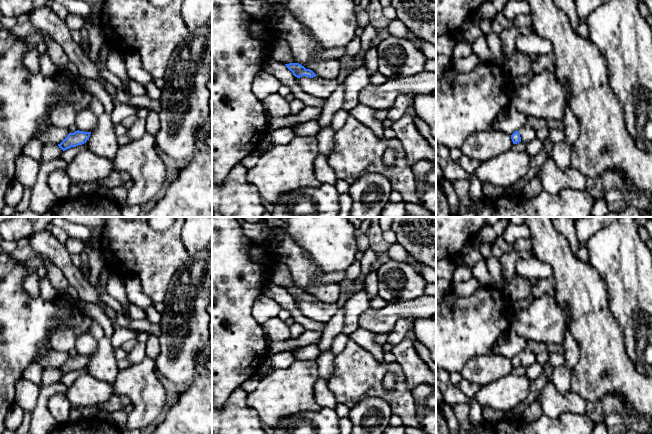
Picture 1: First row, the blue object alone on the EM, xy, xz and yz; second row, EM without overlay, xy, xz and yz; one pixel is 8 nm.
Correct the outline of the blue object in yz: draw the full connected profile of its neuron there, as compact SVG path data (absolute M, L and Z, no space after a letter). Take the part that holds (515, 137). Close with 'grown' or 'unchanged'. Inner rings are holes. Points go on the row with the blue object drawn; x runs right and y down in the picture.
M525 125L511 135L513 144L517 144L519 142L527 144L528 142L532 141L535 138L536 131Z | grown

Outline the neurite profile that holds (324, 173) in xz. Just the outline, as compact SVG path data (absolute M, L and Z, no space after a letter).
M318 154L314 162L314 173L321 184L335 185L338 178L333 169L328 165L328 157Z

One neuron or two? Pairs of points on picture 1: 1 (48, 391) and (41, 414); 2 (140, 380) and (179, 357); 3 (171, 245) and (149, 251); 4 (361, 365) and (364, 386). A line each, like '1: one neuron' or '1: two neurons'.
1: one neuron
2: two neurons
3: one neuron
4: one neuron

